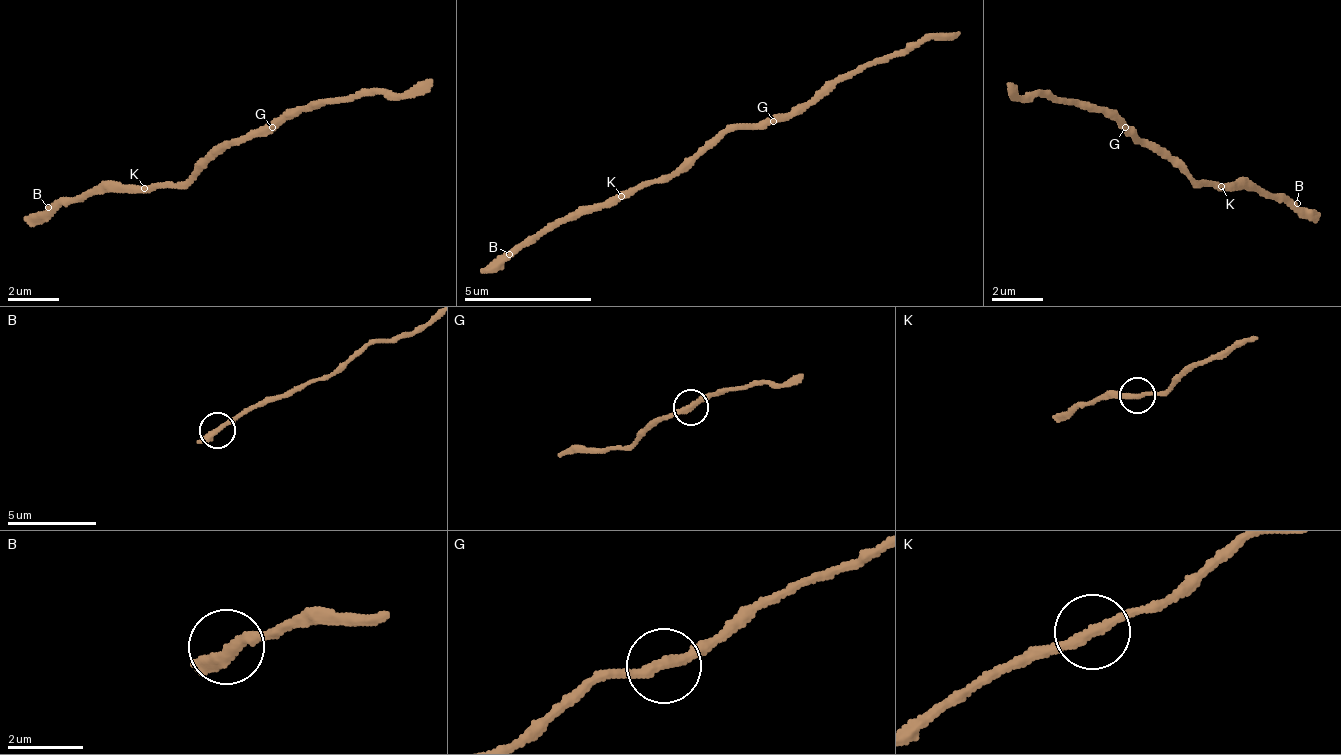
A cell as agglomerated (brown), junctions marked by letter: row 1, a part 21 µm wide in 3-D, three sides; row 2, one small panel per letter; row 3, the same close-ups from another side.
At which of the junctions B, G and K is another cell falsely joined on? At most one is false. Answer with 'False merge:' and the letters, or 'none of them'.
False merge: G

